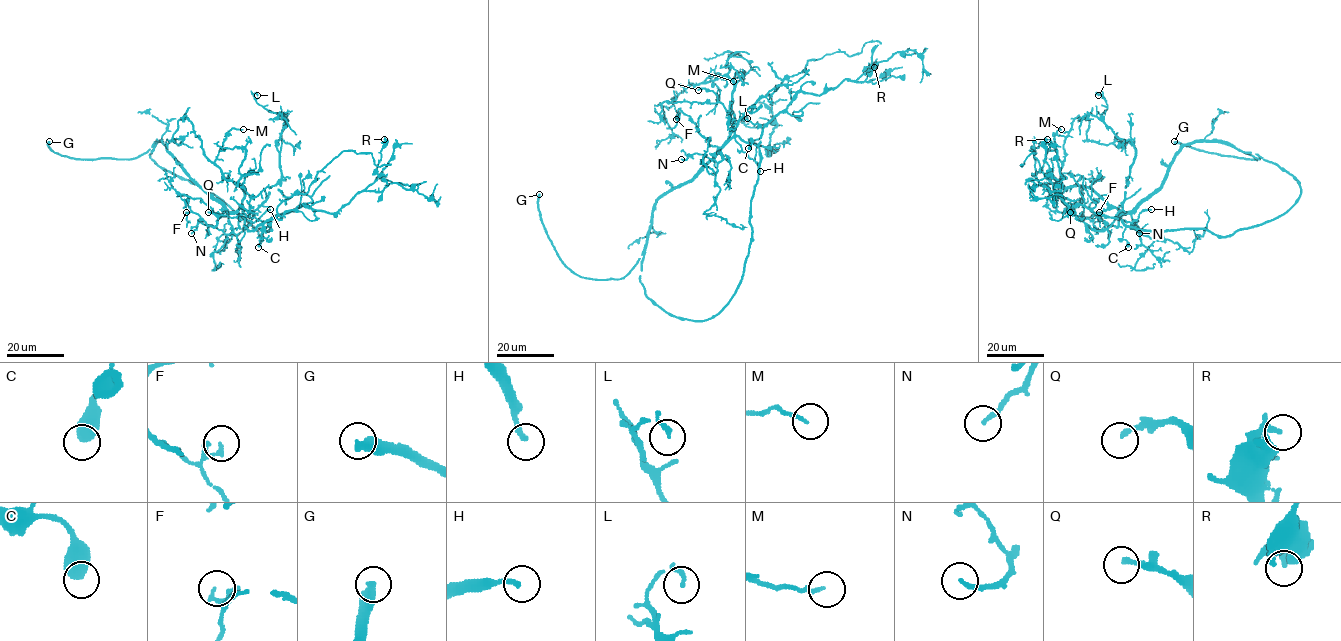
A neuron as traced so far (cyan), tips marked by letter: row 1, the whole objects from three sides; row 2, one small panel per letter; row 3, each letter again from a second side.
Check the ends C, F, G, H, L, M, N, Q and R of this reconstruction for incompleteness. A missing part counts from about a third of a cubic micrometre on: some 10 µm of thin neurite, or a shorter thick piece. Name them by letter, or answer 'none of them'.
G, H

